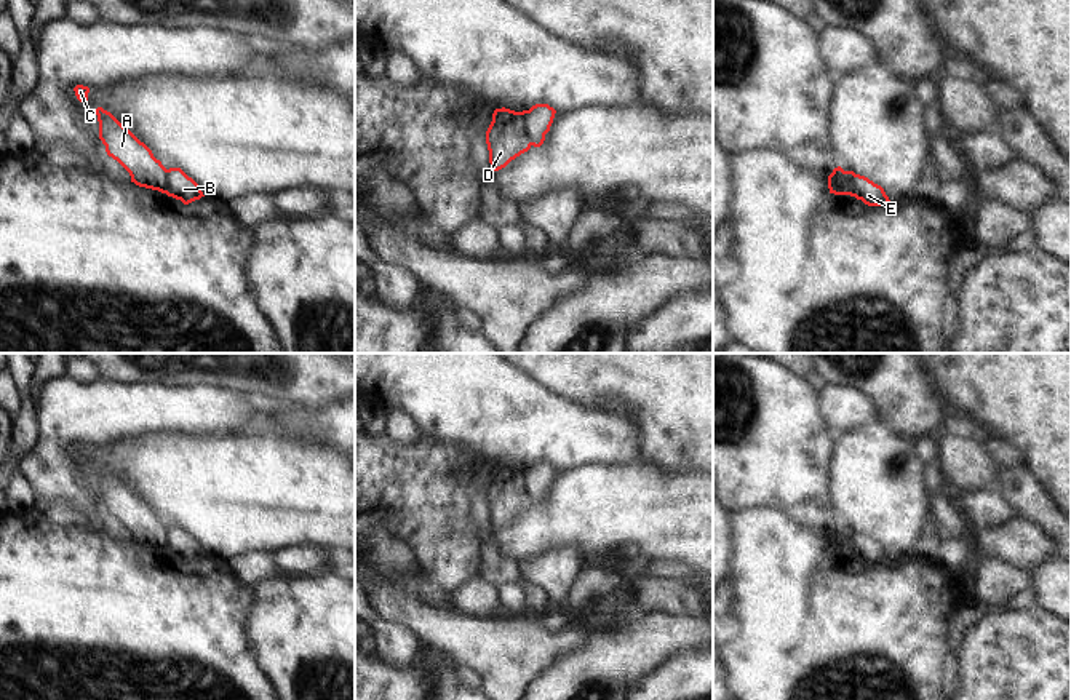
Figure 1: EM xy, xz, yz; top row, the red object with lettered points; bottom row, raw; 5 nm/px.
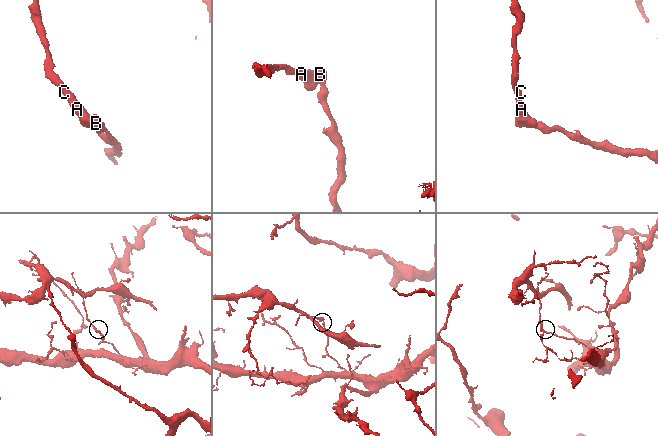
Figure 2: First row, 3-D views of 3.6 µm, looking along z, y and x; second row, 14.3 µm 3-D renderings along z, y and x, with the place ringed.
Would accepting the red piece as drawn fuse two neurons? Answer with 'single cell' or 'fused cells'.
fused cells

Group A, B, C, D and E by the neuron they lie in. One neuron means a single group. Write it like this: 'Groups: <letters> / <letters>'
Groups: A C D E / B.

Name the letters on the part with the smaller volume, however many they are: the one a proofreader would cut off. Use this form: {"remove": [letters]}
{"remove": ["A", "C", "D", "E"]}

